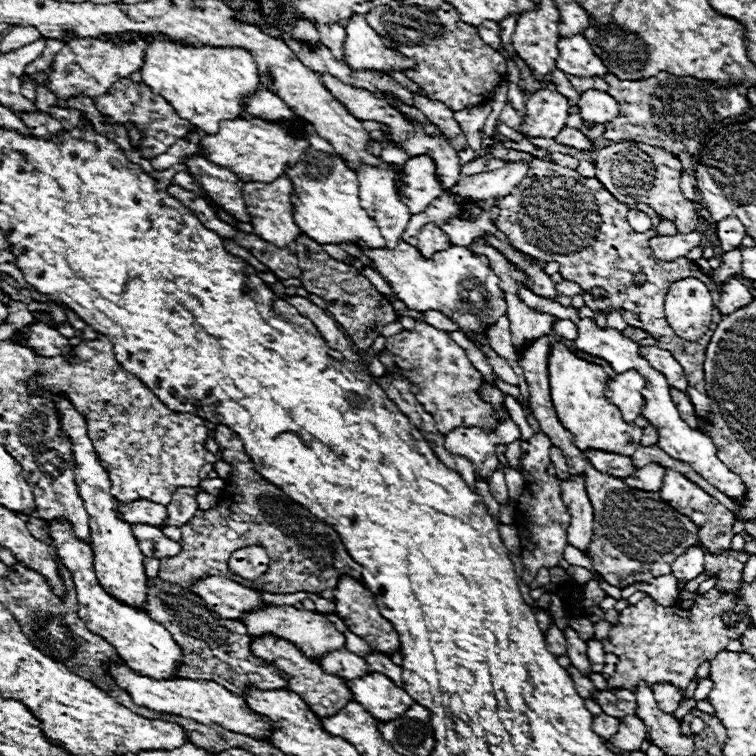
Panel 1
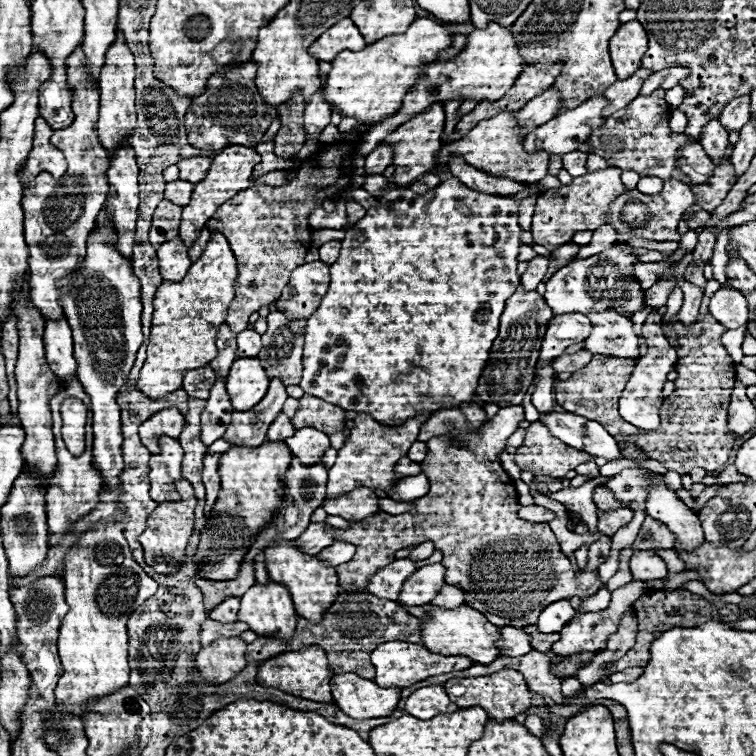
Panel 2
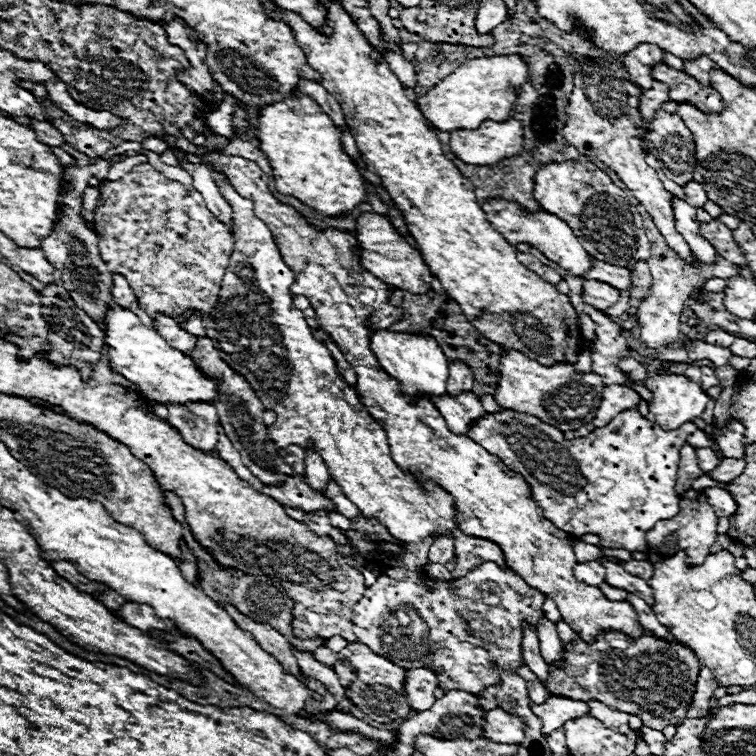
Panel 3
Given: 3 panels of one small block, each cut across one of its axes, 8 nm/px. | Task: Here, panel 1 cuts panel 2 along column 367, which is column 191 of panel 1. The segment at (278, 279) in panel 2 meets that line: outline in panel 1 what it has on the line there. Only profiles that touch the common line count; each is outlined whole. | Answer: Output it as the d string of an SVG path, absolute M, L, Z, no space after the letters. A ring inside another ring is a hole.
M122 78L122 80L114 83L104 98L94 100L94 106L106 116L108 124L128 124L128 122L132 122L140 130L140 134L144 136L144 144L140 144L136 148L140 154L142 154L142 148L146 148L146 146L148 146L148 150L154 150L158 154L160 144L152 144L150 142L152 138L156 138L166 148L170 148L176 140L186 138L194 130L194 126L188 120L182 120L178 116L178 112L172 108L170 102L166 102L162 96L154 94L146 84L132 82L130 78Z

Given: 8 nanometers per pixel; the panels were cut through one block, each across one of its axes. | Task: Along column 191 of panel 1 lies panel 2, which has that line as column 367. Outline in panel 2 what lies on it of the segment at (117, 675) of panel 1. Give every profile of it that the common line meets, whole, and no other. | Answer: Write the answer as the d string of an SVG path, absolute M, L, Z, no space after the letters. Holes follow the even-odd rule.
M354 672L334 674L330 680L330 686L332 686L334 702L344 710L344 714L348 714L350 718L356 718L356 720L390 716L398 704L398 698L400 698L400 688L396 688L396 686L394 688L380 688L376 682L360 678Z

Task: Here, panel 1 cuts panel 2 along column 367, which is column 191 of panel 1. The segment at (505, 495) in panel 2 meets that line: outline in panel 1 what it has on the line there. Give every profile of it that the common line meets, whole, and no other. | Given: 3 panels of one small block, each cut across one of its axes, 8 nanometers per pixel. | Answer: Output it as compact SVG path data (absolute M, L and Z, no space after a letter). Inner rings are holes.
M232 462L232 478L226 480L226 486L222 494L218 496L220 502L212 510L198 510L190 522L182 526L182 540L180 544L184 550L176 558L160 558L160 570L158 578L168 580L178 586L192 586L196 580L202 580L204 576L224 576L232 582L244 582L248 588L266 590L272 594L294 594L294 592L310 592L318 594L324 588L334 588L338 576L346 574L354 580L360 580L362 566L356 564L350 554L346 552L340 536L322 520L308 514L308 510L294 500L290 500L284 492L280 492L274 484L264 480L252 466L244 466L244 462ZM244 546L264 546L270 556L270 568L268 574L264 574L258 580L244 580L228 568L228 558L234 550Z

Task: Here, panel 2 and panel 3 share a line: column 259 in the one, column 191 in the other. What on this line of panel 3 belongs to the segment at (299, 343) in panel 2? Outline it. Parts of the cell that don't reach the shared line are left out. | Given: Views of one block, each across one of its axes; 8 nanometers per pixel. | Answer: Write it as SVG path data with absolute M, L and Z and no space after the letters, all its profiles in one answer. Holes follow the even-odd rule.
M198 338L196 350L194 352L184 352L184 354L196 358L196 362L200 362L200 370L204 370L204 374L212 374L214 378L220 378L222 398L216 400L216 410L220 414L220 424L224 428L224 434L228 436L232 446L242 456L242 464L256 478L260 478L264 484L274 484L276 486L276 484L284 482L284 476L294 476L296 472L292 470L292 466L286 464L284 458L278 456L276 444L268 440L268 428L264 426L264 406L262 406L262 402L256 398L256 394L248 386L248 382L244 382L244 378L234 374L230 370L230 366L218 356L218 350L214 348L214 342L210 338Z

